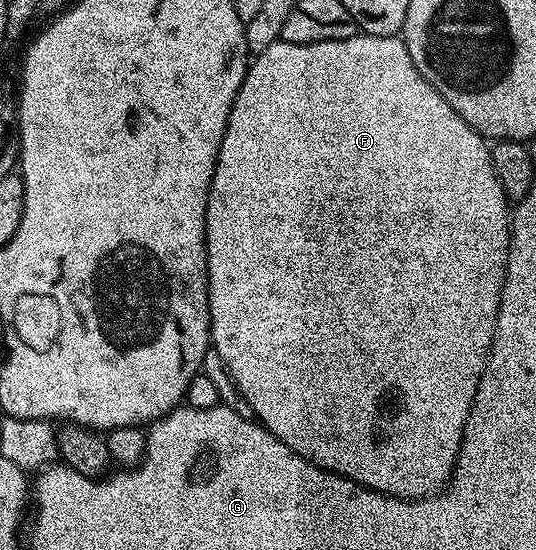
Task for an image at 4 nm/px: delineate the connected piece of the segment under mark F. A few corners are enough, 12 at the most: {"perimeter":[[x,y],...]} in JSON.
{"perimeter":[[404,38],[256,52],[205,214],[253,419],[452,476],[511,207]]}

